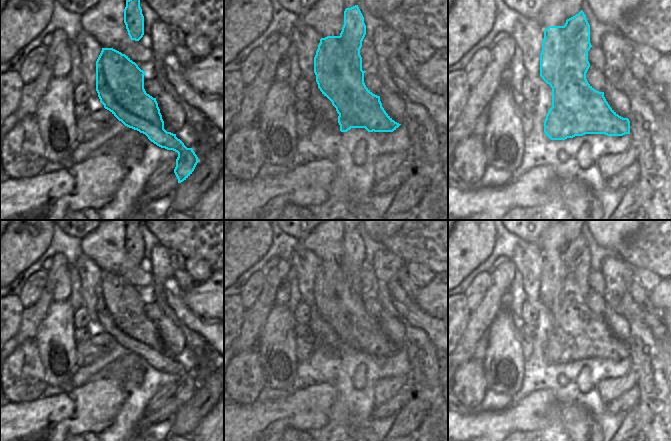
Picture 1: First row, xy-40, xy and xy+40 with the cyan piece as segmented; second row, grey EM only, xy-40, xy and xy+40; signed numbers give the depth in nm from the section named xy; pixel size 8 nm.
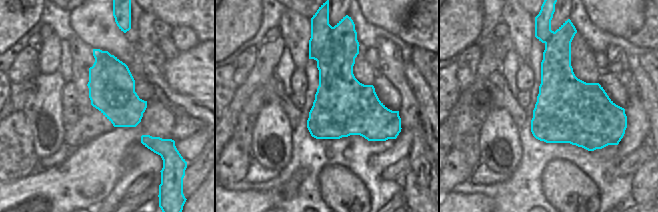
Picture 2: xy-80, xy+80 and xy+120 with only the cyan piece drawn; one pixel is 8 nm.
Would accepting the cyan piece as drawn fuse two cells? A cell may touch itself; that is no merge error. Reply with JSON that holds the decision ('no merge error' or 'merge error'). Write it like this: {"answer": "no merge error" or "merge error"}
{"answer": "merge error"}

